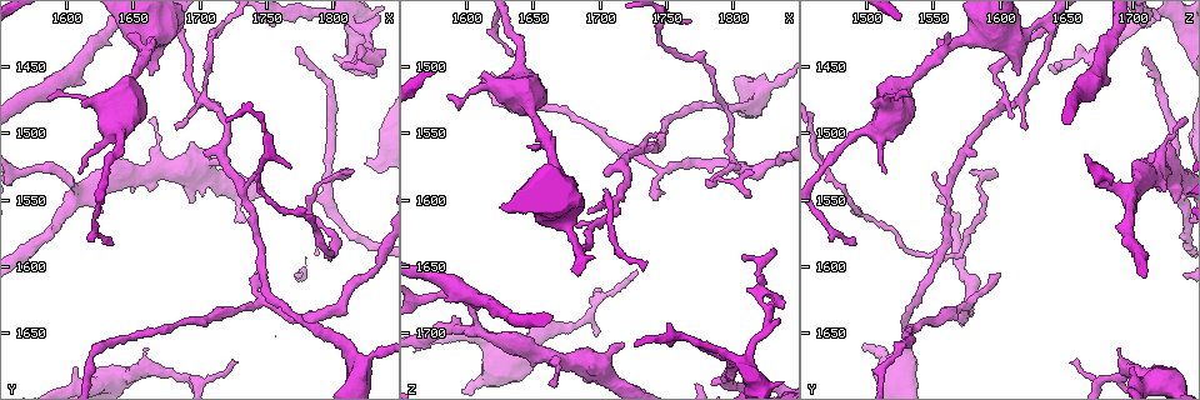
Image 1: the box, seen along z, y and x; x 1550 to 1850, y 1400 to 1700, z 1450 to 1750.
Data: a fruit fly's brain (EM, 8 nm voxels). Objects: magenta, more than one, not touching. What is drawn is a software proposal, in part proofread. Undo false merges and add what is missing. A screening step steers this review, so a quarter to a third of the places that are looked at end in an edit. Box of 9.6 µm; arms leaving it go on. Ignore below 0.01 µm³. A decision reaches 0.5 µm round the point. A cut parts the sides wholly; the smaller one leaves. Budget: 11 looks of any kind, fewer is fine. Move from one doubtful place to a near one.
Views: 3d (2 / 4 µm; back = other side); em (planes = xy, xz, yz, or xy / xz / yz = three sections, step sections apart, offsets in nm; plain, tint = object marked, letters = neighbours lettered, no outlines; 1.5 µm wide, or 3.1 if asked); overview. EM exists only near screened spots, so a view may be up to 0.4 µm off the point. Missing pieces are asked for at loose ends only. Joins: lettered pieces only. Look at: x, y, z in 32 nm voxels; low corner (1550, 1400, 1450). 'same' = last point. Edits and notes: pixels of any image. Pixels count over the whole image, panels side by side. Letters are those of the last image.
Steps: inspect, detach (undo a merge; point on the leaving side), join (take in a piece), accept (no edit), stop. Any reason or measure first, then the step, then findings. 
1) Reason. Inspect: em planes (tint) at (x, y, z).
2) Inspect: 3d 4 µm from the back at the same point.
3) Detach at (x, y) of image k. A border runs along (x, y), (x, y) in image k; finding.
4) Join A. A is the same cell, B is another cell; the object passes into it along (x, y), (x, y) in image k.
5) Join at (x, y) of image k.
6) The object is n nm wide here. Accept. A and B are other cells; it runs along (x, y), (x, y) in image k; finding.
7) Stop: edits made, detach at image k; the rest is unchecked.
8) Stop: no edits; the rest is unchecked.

Thin end. Inspect: 3d 2 µm at (1684, 1496, 1620).

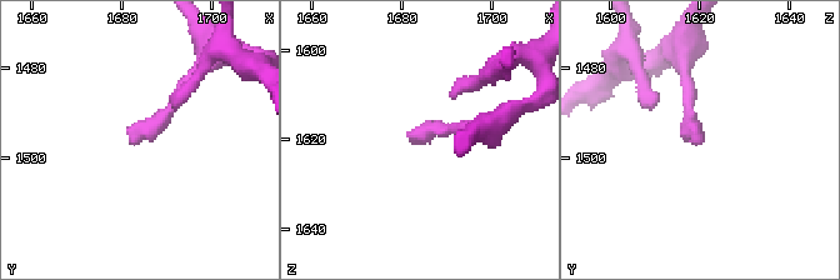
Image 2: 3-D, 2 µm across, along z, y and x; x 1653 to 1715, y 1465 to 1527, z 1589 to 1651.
Shape alone is not enough. Inspect: em planes (letters) at (1683, 1497, 1620).

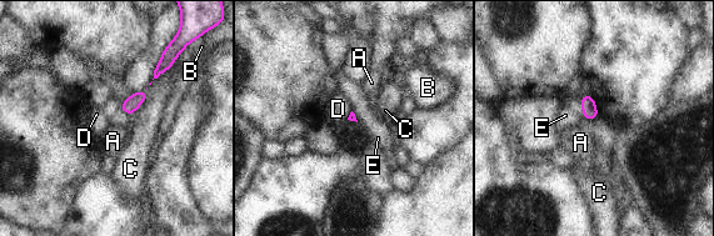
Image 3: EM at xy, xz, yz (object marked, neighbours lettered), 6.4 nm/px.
Accept. A, B, C, D and E are other cells; it runs along (161, 66), (145, 90), (126, 109) in image 3; no lettered piece goes on from it.

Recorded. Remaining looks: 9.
Free end. Inspect: 3d 4 µm at (1776, 1436, 1710).

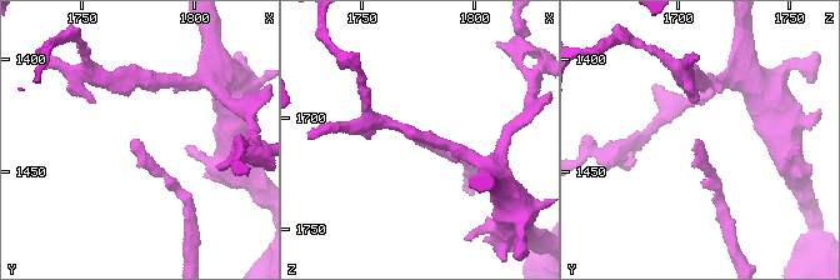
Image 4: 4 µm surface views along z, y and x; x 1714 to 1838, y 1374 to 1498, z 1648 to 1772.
Now the EM. Inspect: em planes (tint) at (1773, 1436, 1709).

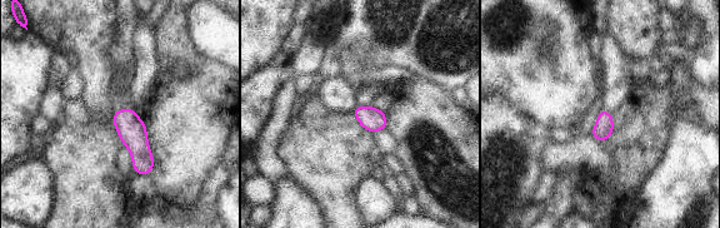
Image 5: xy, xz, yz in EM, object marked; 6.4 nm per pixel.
Inspect: em planes (letters) at the same point.

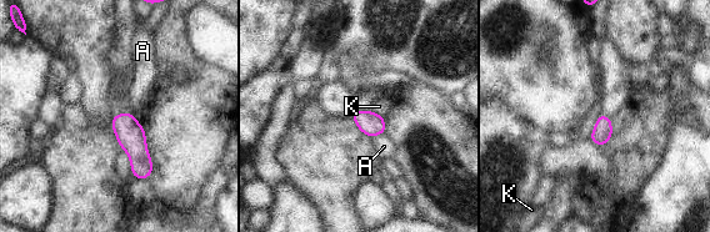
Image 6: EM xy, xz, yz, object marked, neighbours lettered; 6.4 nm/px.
Accept. A and K are other cells; a border runs along (384, 131), (371, 137) in image 6; none of them fits.

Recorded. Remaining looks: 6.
Inspect: em xz step 4 (letters) at (1804, 1448, 1642).

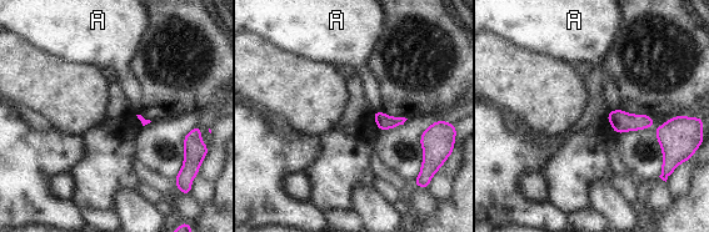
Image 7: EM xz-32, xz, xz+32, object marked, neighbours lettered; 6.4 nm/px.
The longest contact is with A, 70 nm. Accept. A is another cell; a border runs along (619, 107), (610, 111) in image 7; no lettered piece goes on from it.

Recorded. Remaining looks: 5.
Tapers out. Inspect: 3d 2 µm at (1816, 1528, 1580).

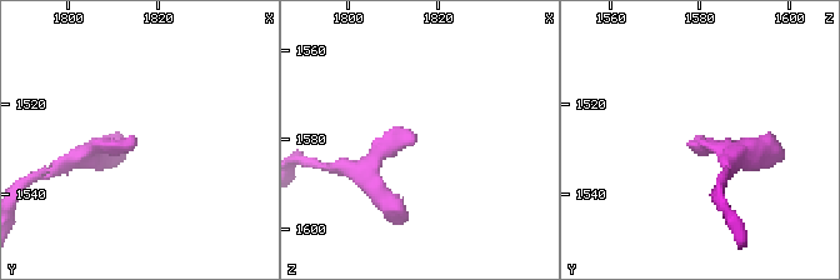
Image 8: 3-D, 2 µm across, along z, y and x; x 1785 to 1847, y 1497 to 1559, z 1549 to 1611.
Shape alone is not enough. Inspect: em planes (letters) at (1814, 1526, 1579).

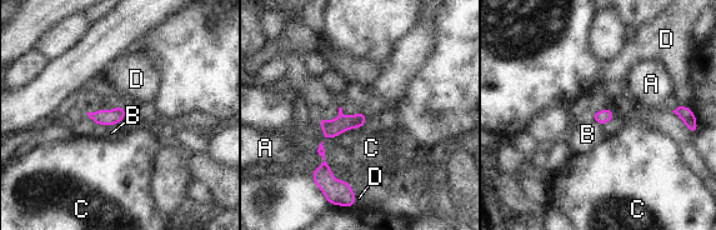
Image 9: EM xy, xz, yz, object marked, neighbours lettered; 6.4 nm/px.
The object is 80 nm wide here. Accept. A, B, C and D are other cells; it runs along (359, 115), (321, 144), (324, 174), (344, 188) in image 9; none of them fits.

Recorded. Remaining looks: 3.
Stop: no edits; the rest is unchecked.

